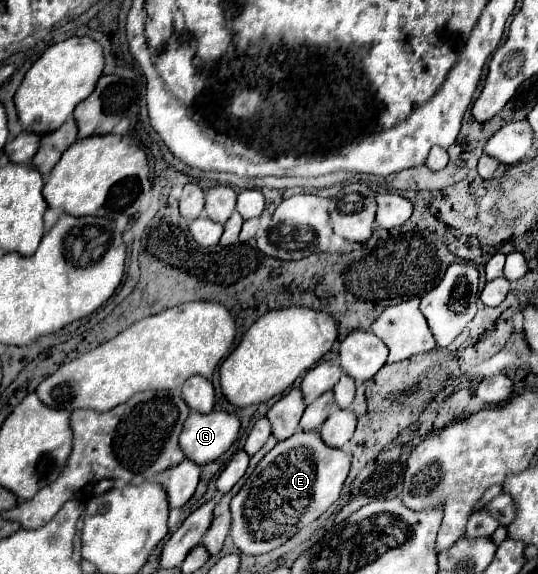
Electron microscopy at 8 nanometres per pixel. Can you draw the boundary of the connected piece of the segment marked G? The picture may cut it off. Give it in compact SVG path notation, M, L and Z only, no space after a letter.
M191 412L181 432L181 450L199 466L219 458L237 438L241 422L229 412Z

